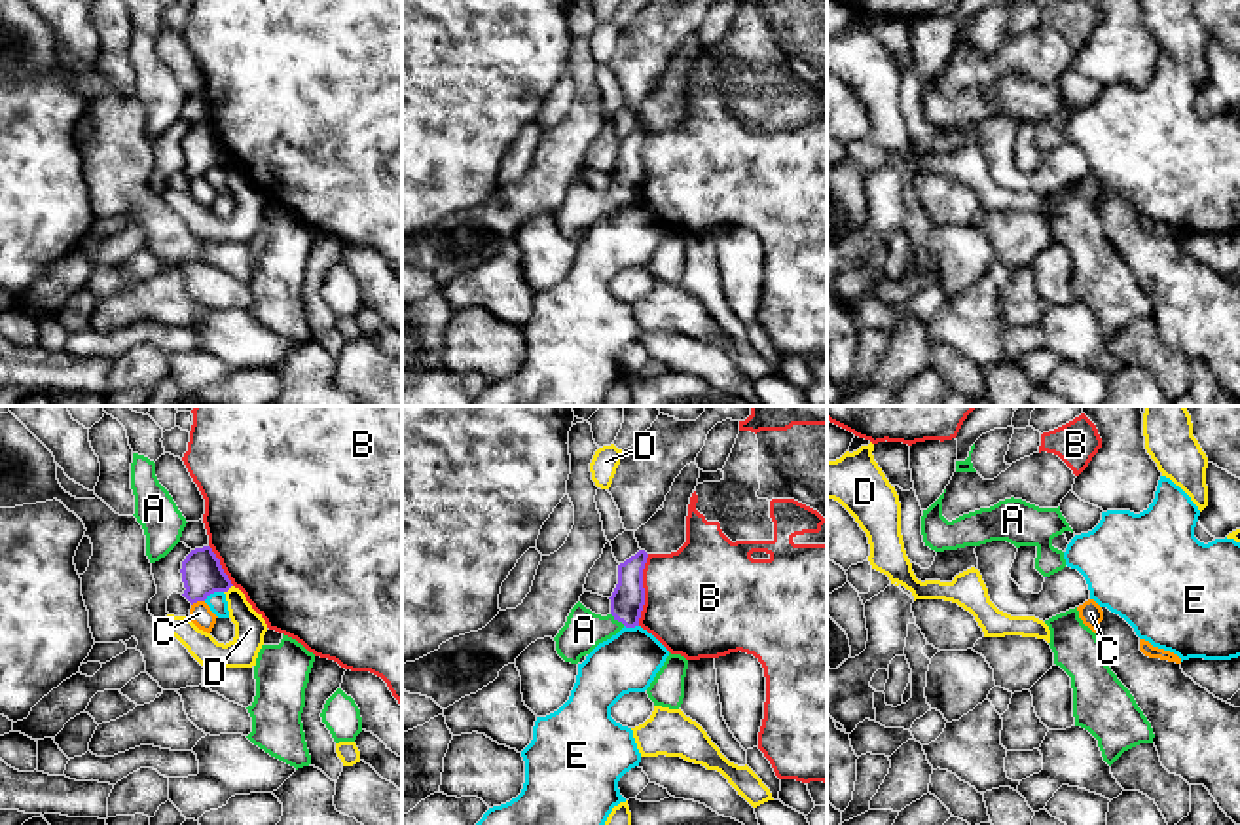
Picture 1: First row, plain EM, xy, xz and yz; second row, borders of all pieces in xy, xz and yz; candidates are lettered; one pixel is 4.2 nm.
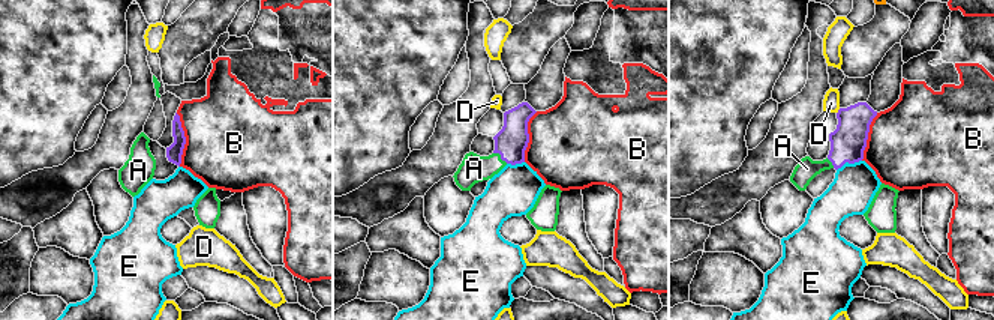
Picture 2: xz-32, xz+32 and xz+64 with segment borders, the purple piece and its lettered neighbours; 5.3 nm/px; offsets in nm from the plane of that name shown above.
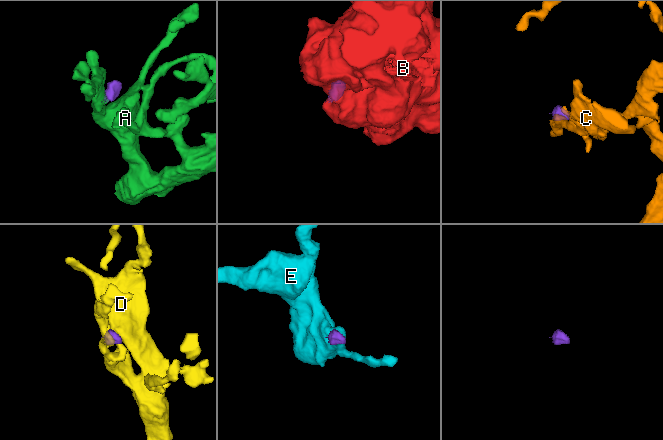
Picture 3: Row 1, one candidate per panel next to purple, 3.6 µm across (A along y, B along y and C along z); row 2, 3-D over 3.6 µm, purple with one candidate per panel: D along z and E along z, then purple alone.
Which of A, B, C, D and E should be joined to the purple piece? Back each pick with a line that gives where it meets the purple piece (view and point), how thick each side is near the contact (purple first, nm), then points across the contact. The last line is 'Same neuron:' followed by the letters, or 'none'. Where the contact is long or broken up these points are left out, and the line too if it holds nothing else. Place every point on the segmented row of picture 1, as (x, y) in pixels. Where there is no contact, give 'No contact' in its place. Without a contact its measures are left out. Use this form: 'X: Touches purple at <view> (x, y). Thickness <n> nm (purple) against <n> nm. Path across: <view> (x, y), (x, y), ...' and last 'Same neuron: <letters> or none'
A: Touches purple at xz (619, 621). Thickness 140 nm (purple) against 170 nm. Path across: xz (628, 598), (619, 621), (603, 628), (584, 630)
Same neuron: A

